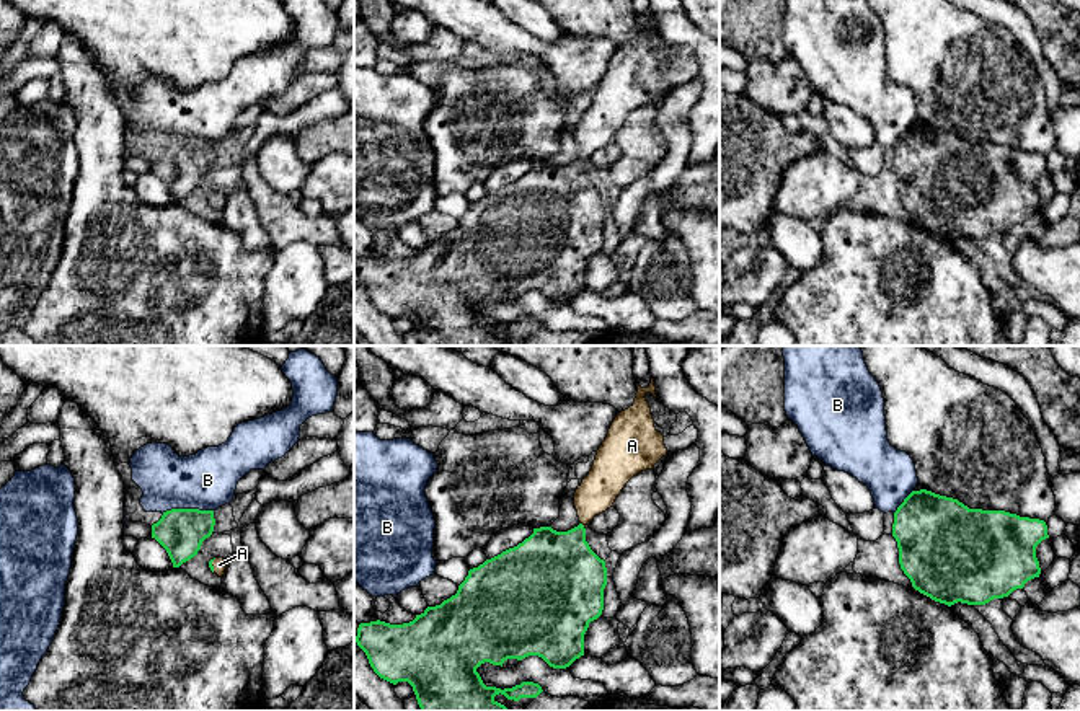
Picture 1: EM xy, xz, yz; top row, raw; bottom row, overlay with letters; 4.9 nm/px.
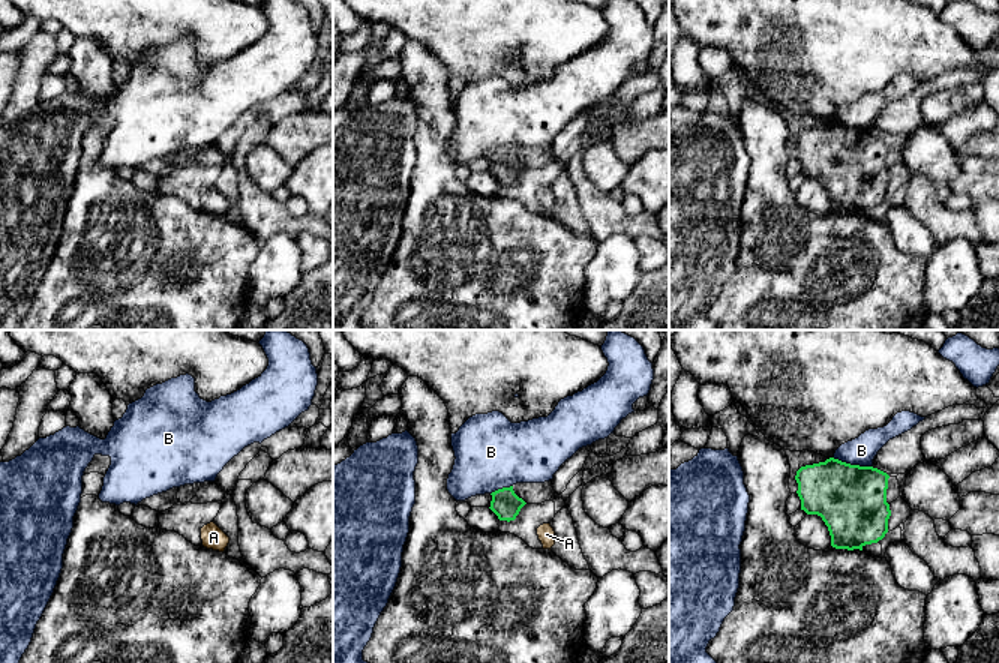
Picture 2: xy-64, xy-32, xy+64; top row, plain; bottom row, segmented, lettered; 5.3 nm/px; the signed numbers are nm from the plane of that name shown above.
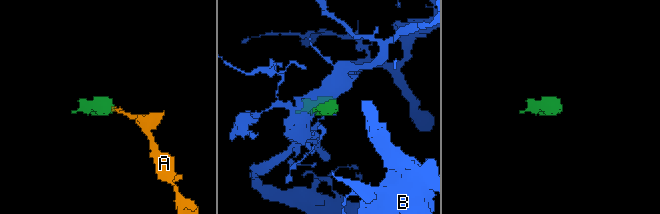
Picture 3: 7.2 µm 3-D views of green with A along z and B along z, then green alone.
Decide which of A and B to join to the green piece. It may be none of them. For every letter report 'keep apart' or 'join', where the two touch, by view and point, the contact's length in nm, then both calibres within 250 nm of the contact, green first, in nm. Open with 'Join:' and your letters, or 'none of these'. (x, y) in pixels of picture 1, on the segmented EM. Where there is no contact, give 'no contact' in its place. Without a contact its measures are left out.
Join: A
A: join | xy (211, 565) | 70 nm | 20/70 nm
B: keep apart | xy (186, 509) | 260 nm | 220/280 nm

